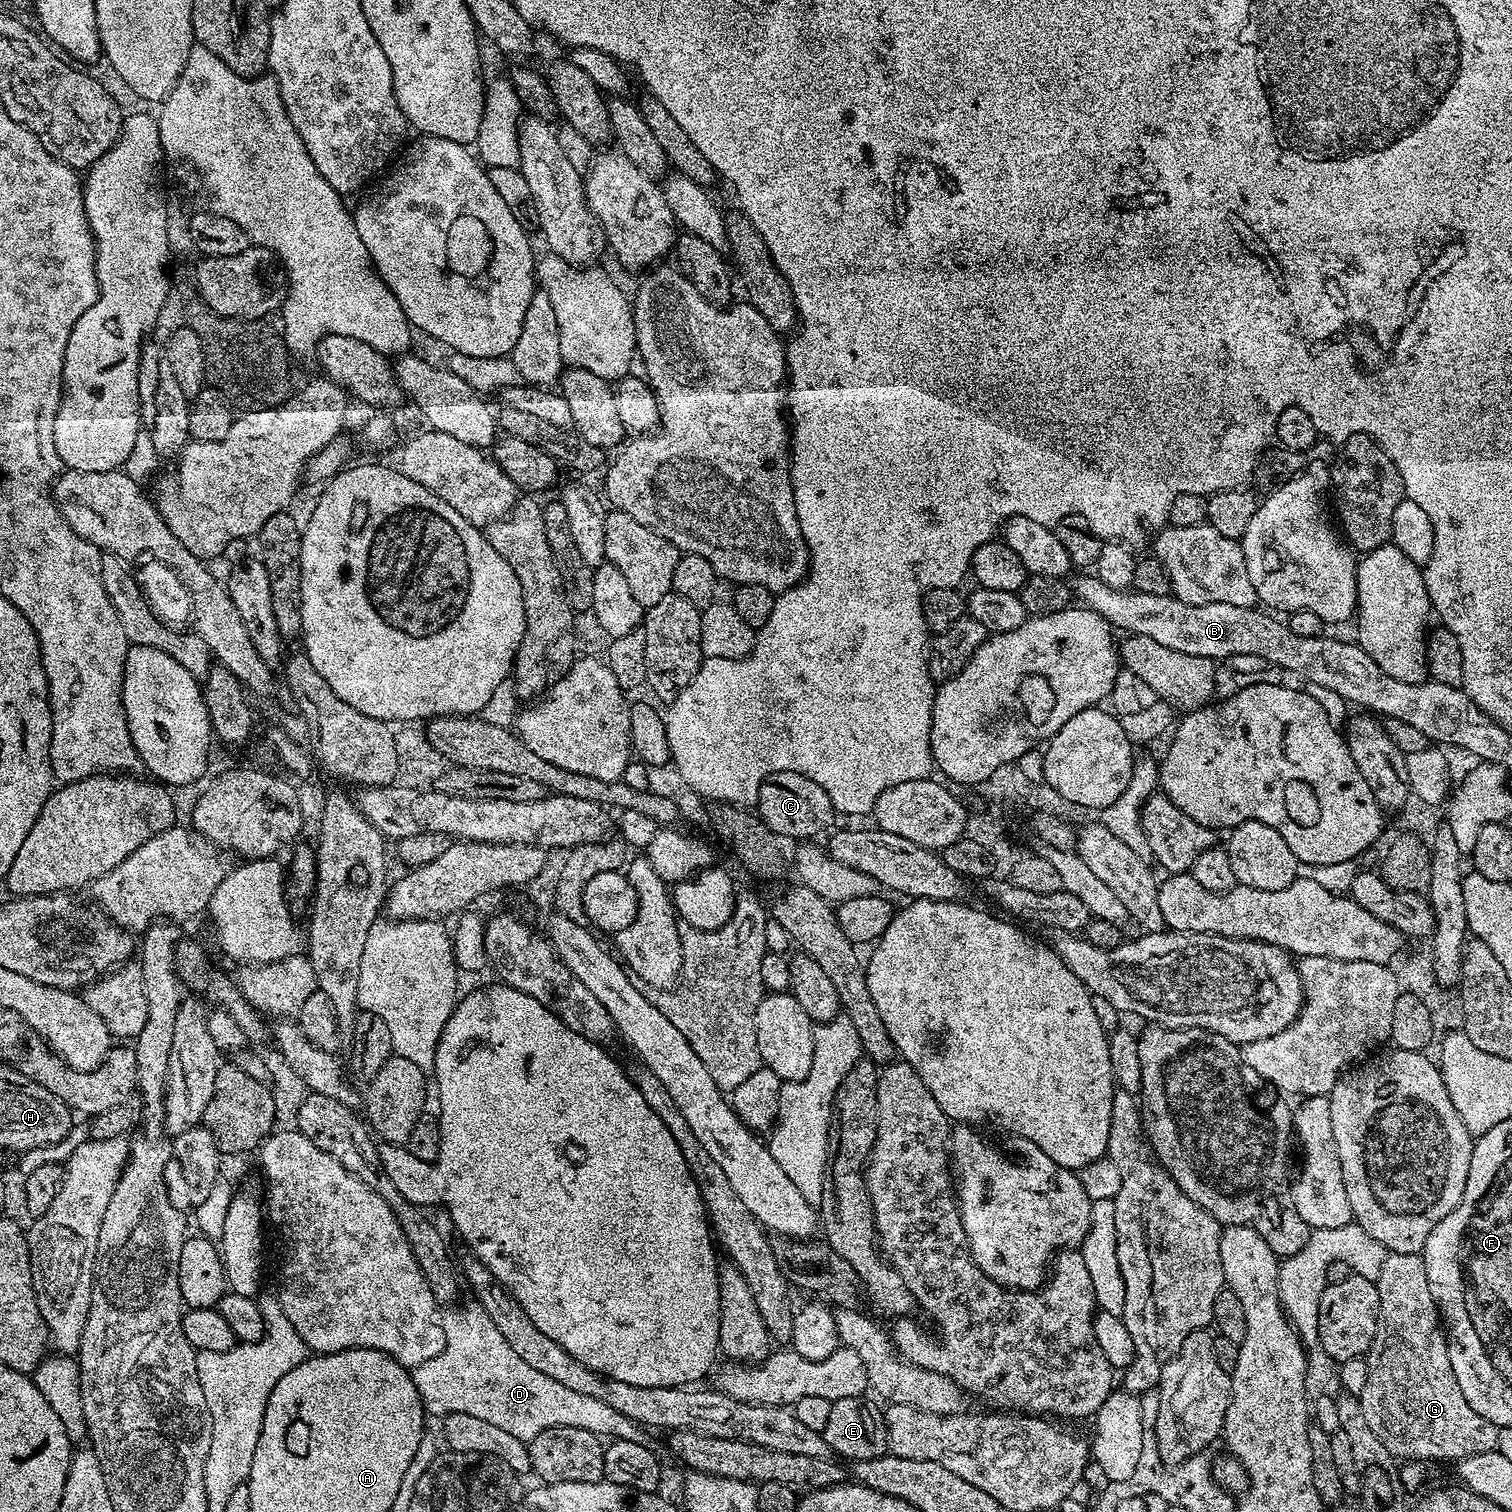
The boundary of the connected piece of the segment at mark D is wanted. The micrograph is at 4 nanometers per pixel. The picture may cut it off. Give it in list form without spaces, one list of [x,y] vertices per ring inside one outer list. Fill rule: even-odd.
[[[457,1303],[443,1313],[442,1354],[411,1369],[412,1381],[418,1386],[429,1417],[443,1418],[452,1412],[470,1414],[470,1418],[482,1418],[525,1442],[542,1434],[542,1430],[578,1426],[578,1430],[590,1430],[601,1438],[649,1443],[650,1432],[644,1425],[633,1423],[626,1414],[618,1414],[618,1410],[606,1406],[606,1402],[578,1394],[522,1362],[510,1342],[498,1334],[498,1326],[490,1322],[490,1314],[478,1303],[464,1303]]]

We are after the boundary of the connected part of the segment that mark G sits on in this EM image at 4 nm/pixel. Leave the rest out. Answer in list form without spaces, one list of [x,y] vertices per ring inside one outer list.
[[[1389,1252],[1382,1262],[1382,1270],[1376,1280],[1378,1290],[1378,1318],[1374,1330],[1374,1342],[1368,1347],[1366,1359],[1368,1373],[1366,1386],[1359,1394],[1362,1414],[1366,1414],[1366,1423],[1370,1430],[1378,1434],[1382,1446],[1401,1461],[1452,1460],[1459,1462],[1474,1454],[1495,1452],[1498,1434],[1496,1425],[1482,1418],[1478,1410],[1466,1402],[1454,1378],[1454,1366],[1450,1366],[1448,1337],[1442,1327],[1440,1309],[1430,1294],[1426,1278],[1426,1262],[1421,1253],[1398,1254]]]

